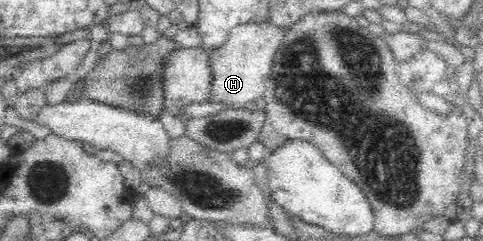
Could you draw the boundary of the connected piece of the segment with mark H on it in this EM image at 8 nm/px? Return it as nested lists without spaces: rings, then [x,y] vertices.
[[[269,21],[263,24],[240,24],[228,37],[228,40],[216,50],[210,50],[209,67],[212,71],[212,82],[209,84],[211,102],[232,109],[246,109],[250,103],[262,98],[272,70],[273,60],[282,44],[286,30],[272,25]]]

